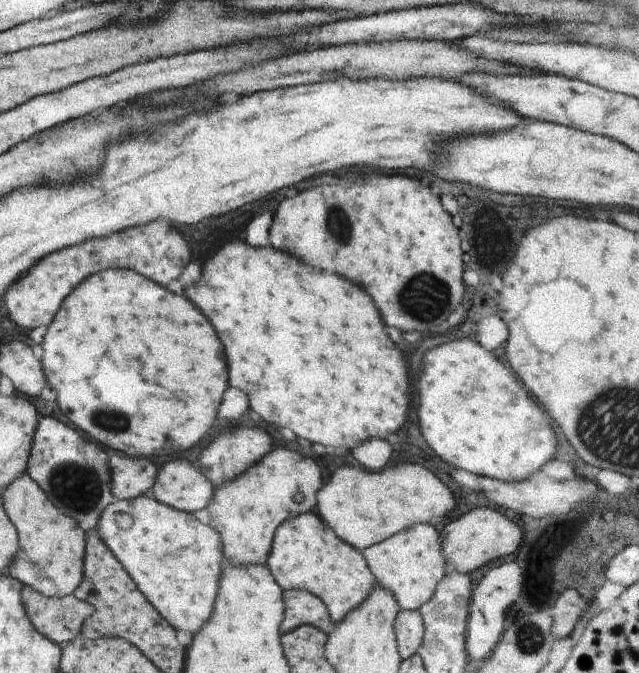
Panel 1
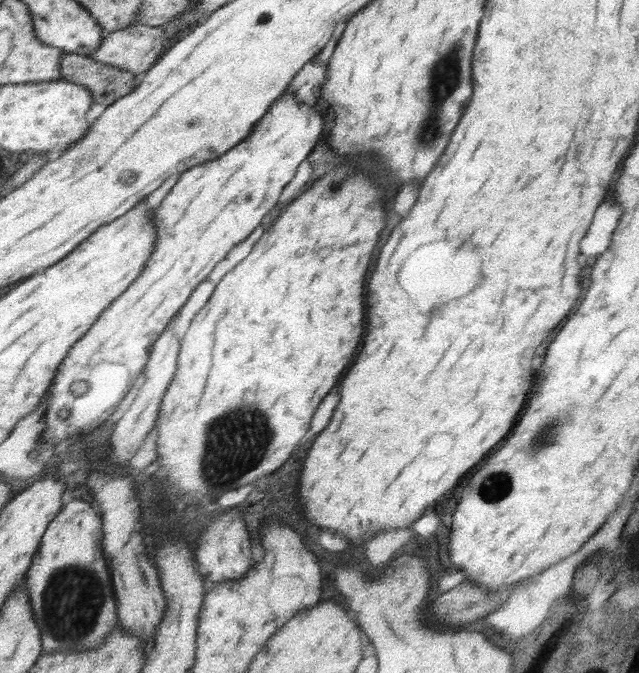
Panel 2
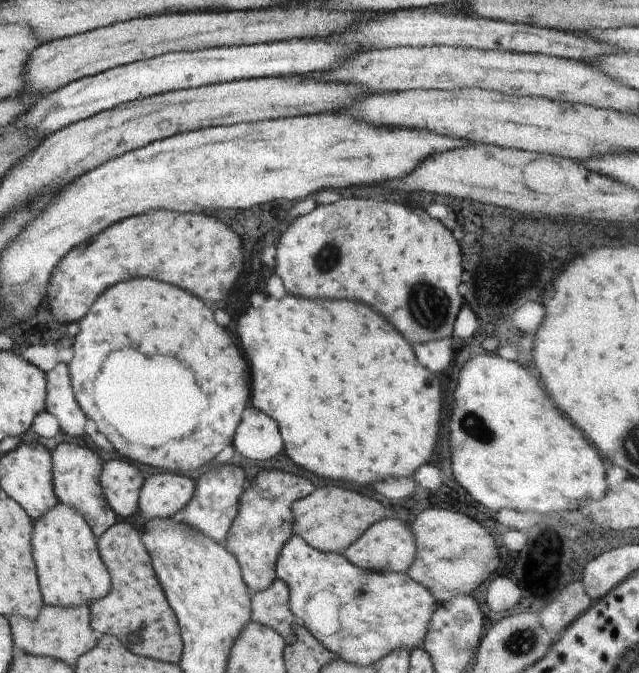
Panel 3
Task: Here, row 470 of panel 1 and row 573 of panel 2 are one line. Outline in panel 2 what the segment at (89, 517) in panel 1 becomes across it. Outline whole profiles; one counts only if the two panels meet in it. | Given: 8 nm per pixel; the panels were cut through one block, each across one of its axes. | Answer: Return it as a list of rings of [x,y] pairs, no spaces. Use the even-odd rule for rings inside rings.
[[[72,499],[52,519],[43,534],[40,546],[34,553],[31,567],[27,568],[24,586],[31,600],[33,615],[40,634],[44,652],[64,650],[80,652],[101,645],[107,634],[119,626],[117,602],[113,591],[113,582],[102,550],[103,526],[98,509],[83,499]]]

